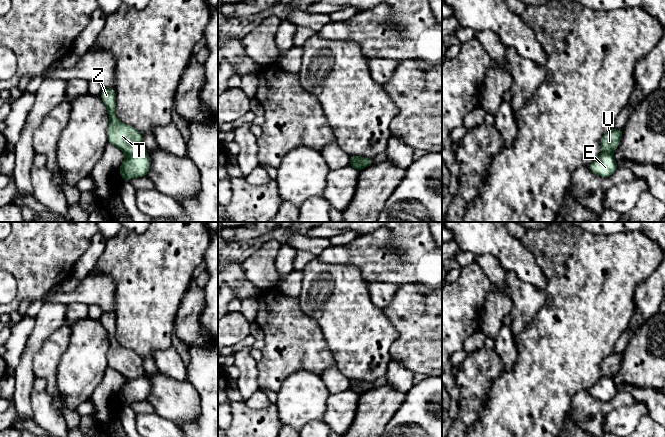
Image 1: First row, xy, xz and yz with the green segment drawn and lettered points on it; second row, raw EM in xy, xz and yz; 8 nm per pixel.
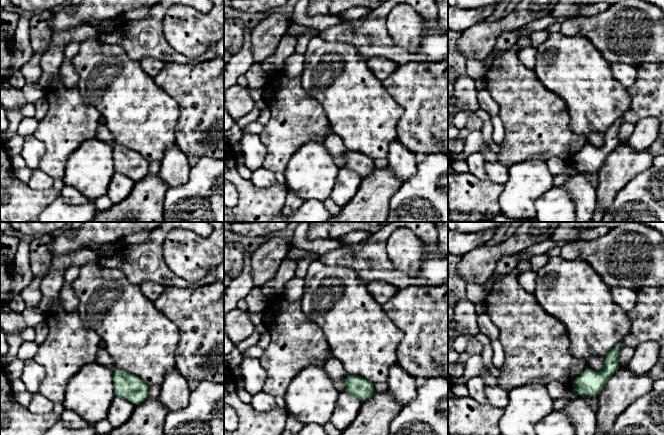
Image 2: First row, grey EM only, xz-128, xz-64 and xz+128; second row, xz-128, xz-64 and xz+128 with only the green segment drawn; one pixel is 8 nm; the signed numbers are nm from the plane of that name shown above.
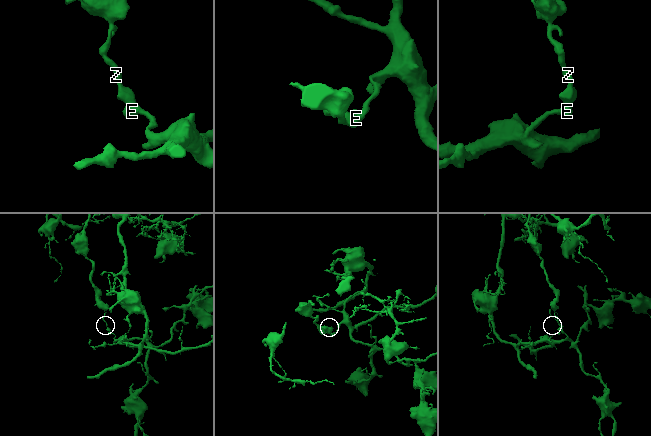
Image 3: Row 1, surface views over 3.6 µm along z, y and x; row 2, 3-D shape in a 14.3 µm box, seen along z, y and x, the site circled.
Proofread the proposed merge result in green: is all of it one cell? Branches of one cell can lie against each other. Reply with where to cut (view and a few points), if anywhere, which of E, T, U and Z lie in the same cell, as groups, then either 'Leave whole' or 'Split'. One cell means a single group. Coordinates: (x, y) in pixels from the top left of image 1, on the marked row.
Split along xy (145, 150), (127, 155). Groups: E / T U Z. Split

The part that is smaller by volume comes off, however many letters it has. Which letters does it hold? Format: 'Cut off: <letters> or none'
Cut off: T, U, Z

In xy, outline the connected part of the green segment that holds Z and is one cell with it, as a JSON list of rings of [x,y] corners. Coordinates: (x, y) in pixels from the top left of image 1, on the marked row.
[[[103,88],[100,97],[109,112],[108,143],[115,145],[126,155],[134,155],[145,151],[143,135],[136,128],[122,123],[116,116],[115,89]]]

